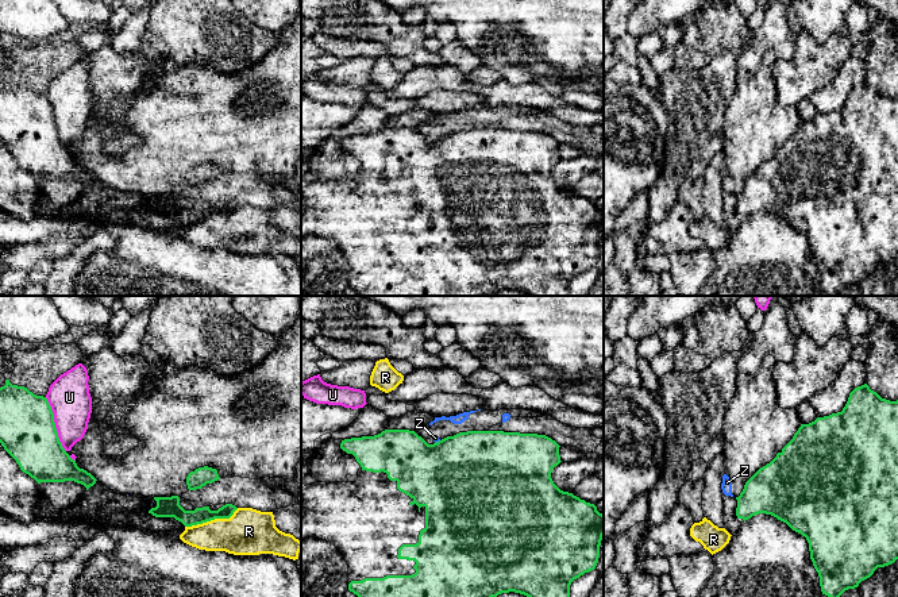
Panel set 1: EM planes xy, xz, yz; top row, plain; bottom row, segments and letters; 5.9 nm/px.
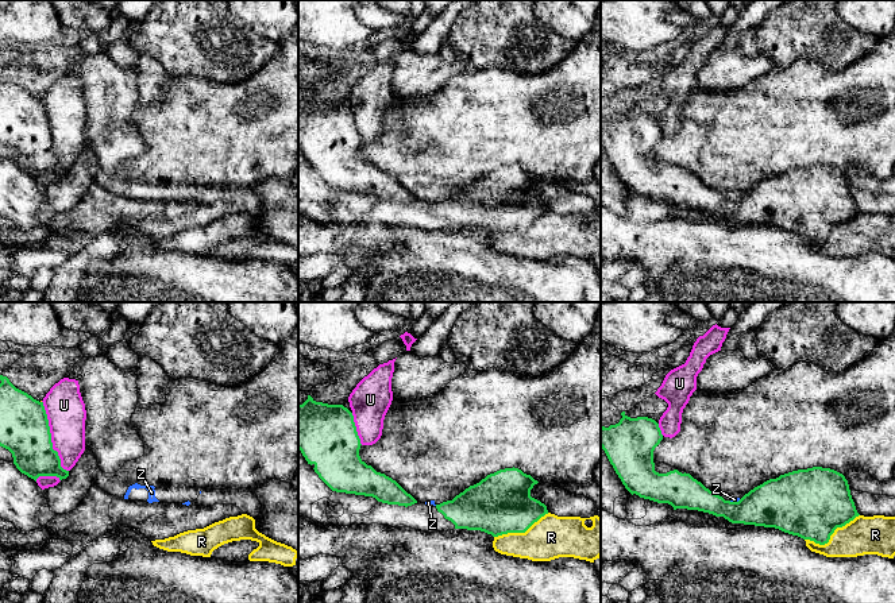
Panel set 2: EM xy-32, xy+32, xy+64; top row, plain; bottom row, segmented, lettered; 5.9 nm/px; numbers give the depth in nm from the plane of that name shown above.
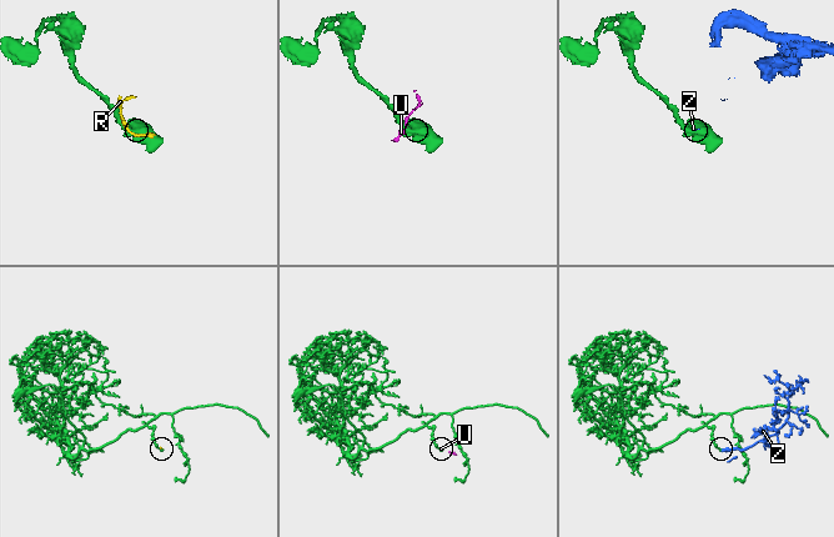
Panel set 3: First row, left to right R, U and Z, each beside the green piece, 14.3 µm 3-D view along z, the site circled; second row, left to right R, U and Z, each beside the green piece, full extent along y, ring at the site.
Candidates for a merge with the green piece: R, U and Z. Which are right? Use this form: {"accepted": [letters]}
{"accepted": []}

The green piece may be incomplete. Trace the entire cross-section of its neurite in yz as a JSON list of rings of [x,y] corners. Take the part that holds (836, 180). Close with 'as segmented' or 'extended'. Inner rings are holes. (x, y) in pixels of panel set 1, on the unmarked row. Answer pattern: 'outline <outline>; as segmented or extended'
outline [[[867,81],[855,85],[841,109],[817,115],[809,122],[801,122],[793,136],[782,146],[776,154],[760,165],[744,182],[737,197],[736,213],[744,219],[755,212],[766,211],[786,220],[793,228],[806,235],[809,240],[810,257],[820,274],[822,292],[829,296],[839,296],[845,288],[855,286],[859,281],[870,276],[878,265],[884,265],[898,257],[898,97],[882,96],[871,88]]]; as segmented

